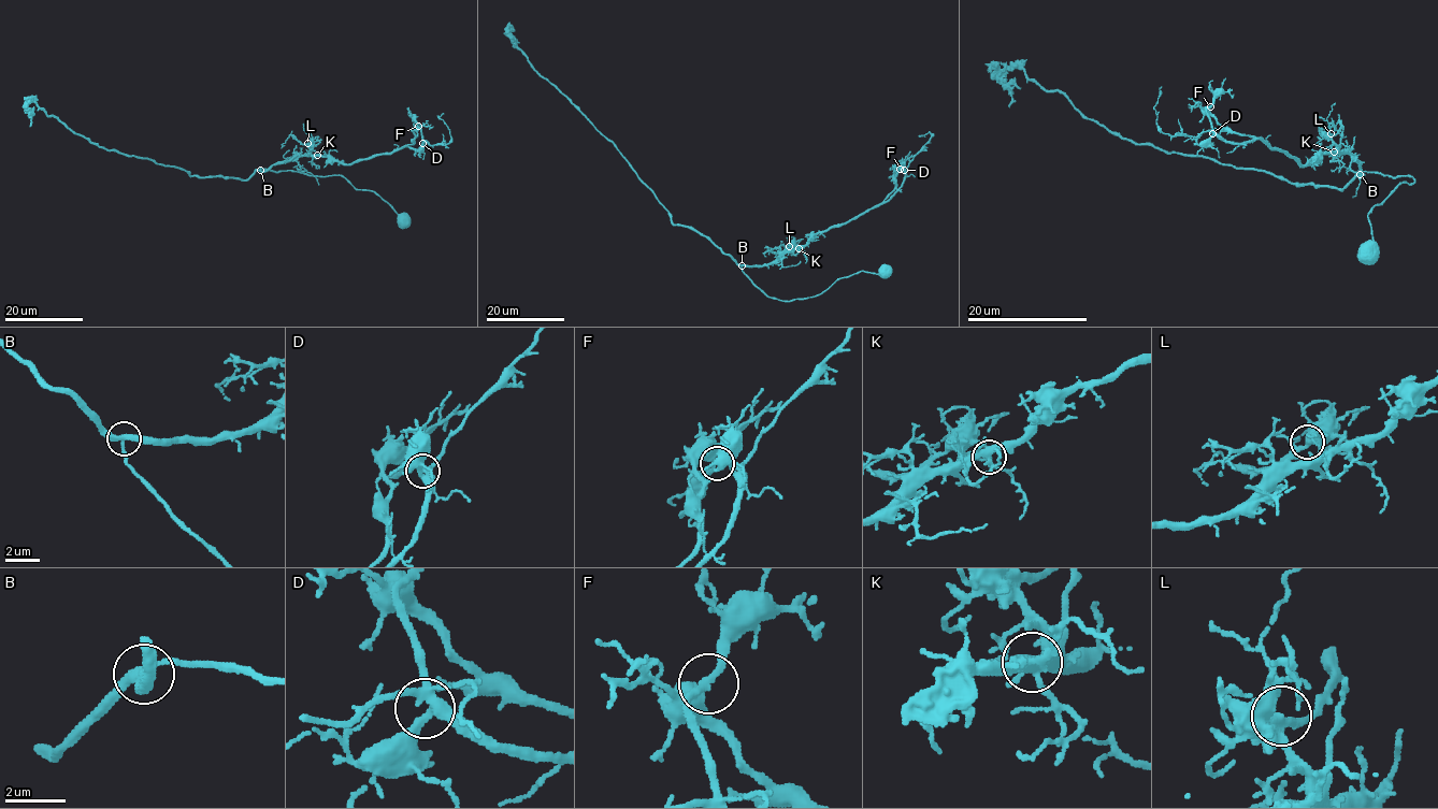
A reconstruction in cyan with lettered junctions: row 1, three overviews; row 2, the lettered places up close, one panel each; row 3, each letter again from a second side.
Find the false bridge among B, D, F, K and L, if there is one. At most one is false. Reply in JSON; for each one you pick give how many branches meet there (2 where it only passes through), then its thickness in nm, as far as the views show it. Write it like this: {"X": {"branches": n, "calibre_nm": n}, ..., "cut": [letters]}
{"cut": []}

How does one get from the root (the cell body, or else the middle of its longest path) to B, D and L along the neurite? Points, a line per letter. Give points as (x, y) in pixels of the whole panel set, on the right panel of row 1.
B: (1364, 250), (1372, 242), (1368, 219), (1372, 207), (1398, 185), (1414, 181), (1410, 175), (1359, 174)
D: (1364, 250), (1372, 207), (1410, 175), (1359, 175), (1349, 153), (1300, 165), (1260, 139), (1212, 133)
L: (1364, 250), (1372, 242), (1372, 207), (1414, 181), (1359, 175), (1359, 163), (1331, 133)

